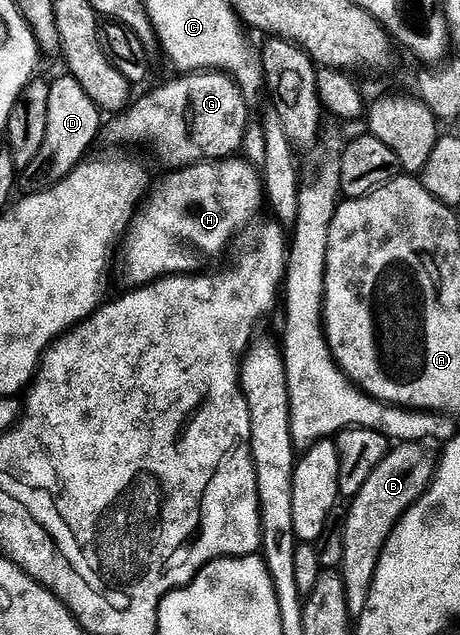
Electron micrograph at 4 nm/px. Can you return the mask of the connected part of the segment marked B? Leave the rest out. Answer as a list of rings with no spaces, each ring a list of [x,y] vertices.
[[[403,442],[395,445],[387,453],[386,457],[378,463],[376,470],[369,475],[362,489],[349,501],[350,509],[345,509],[344,558],[340,565],[340,571],[351,617],[357,618],[361,616],[362,611],[366,608],[366,603],[372,590],[372,582],[376,578],[376,570],[382,557],[382,551],[388,542],[388,538],[394,533],[394,527],[402,521],[404,513],[421,496],[426,495],[426,491],[434,479],[434,473],[437,471],[437,461],[426,447],[428,446],[419,442]]]

